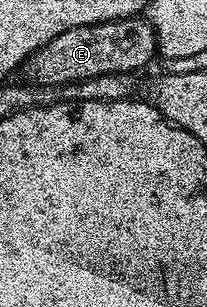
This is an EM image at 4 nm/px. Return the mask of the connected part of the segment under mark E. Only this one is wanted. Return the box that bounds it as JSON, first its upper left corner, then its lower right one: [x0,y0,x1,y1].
[22,18,157,88]

